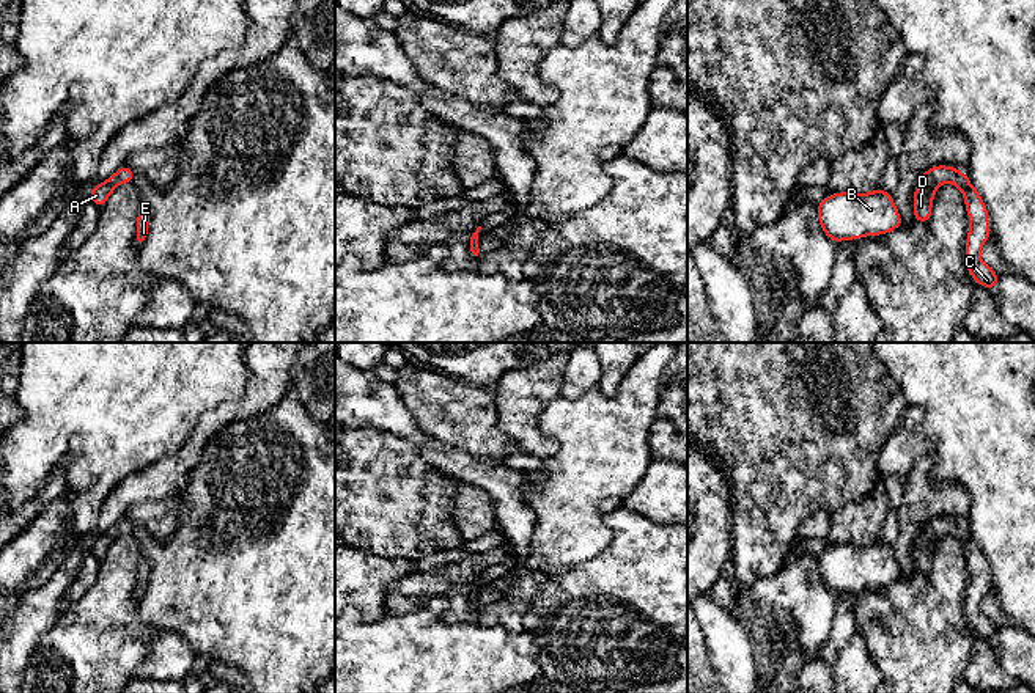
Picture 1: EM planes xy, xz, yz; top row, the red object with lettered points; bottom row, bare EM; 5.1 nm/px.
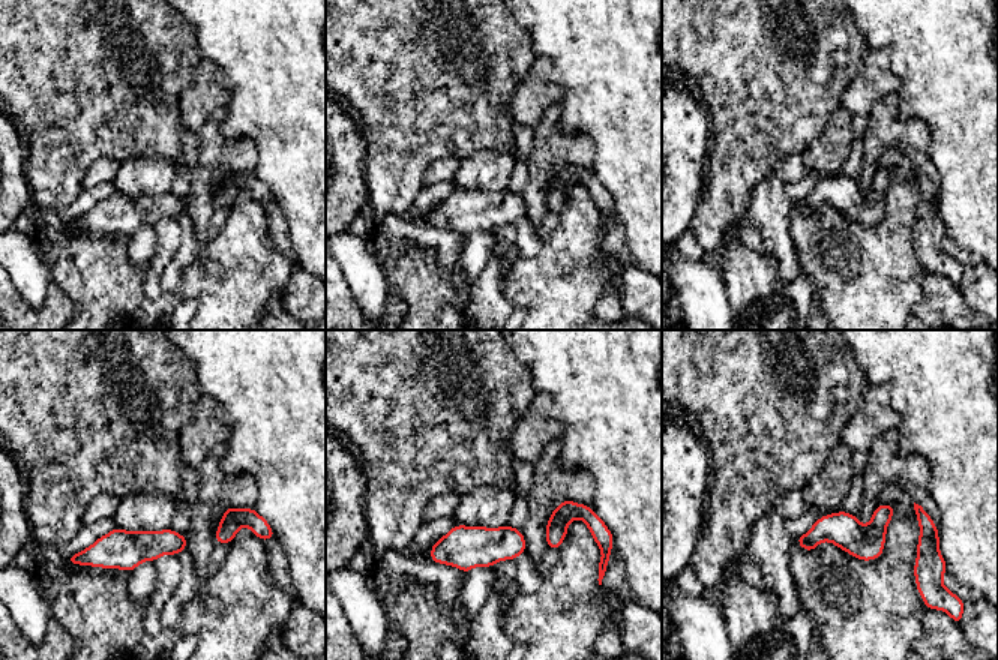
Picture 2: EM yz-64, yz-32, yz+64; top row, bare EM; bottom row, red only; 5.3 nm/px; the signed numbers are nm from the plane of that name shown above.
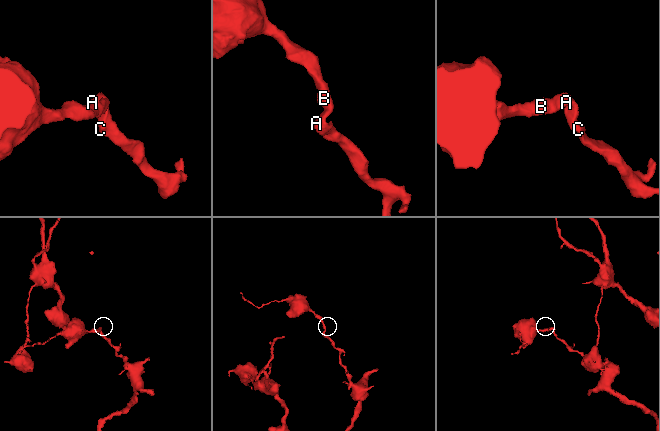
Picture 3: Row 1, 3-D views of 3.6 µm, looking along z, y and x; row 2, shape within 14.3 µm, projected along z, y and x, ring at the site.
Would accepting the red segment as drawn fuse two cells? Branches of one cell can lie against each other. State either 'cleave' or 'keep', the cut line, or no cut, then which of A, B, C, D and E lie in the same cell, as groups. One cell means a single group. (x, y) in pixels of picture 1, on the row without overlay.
keep; no cut; A B C D E

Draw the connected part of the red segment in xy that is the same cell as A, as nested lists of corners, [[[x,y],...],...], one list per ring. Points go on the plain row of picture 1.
[[[129,517],[121,519],[107,533],[91,541],[90,552],[101,561],[118,536],[132,536],[134,523]]]

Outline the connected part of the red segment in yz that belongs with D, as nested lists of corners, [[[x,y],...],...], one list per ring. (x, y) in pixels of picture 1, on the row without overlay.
[[[942,515],[923,523],[917,539],[914,541],[914,575],[928,575],[936,541],[947,533],[963,544],[966,563],[971,572],[964,603],[966,619],[980,638],[994,643],[999,627],[980,611],[980,602],[991,588],[988,561],[977,541],[971,537],[966,525]]]

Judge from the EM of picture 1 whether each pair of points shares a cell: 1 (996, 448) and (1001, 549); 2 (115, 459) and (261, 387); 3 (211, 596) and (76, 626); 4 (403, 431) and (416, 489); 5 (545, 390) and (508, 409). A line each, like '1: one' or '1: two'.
1: one
2: two
3: two
4: two
5: one

